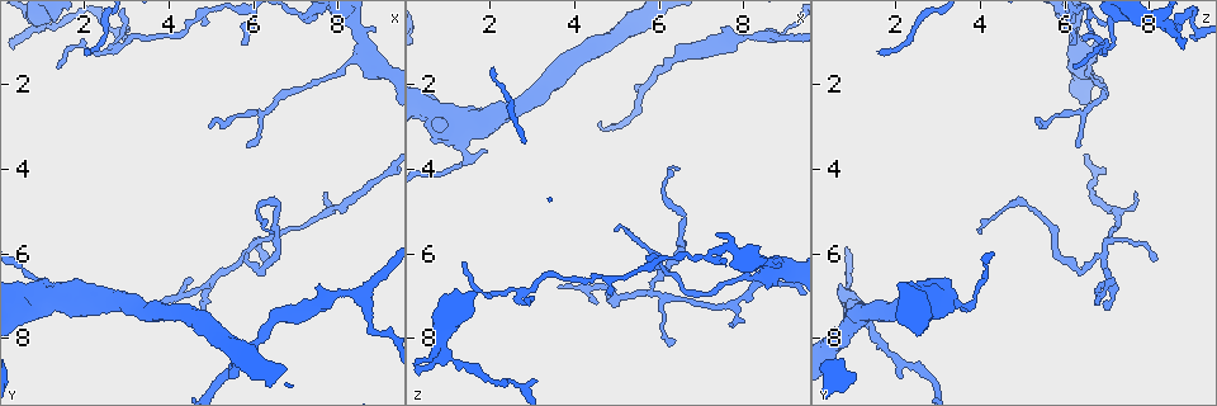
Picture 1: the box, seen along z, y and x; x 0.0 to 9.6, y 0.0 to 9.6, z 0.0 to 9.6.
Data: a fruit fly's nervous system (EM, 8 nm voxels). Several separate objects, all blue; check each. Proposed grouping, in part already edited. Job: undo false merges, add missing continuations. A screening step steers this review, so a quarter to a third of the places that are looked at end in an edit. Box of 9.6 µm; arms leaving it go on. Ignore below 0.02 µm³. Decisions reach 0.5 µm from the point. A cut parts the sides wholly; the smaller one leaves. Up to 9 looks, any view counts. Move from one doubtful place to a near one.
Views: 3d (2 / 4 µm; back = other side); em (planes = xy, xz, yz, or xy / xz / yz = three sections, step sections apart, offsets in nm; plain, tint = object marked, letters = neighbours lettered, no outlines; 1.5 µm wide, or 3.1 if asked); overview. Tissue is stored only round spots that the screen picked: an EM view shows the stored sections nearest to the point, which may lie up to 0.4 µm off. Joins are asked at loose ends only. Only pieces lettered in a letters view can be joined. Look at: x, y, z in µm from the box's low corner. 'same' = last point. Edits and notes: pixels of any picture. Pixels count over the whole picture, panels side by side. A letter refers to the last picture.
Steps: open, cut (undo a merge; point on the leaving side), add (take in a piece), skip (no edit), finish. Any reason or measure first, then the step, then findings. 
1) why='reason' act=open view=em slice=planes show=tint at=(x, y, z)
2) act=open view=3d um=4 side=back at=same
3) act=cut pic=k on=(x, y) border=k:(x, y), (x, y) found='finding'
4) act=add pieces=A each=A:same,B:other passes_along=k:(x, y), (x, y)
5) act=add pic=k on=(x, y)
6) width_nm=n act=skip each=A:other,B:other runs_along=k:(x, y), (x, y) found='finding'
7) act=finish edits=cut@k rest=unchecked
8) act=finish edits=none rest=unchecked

why='tapers out' act=open view=3d um=2 at=(6.40, 5.50, 3.90)

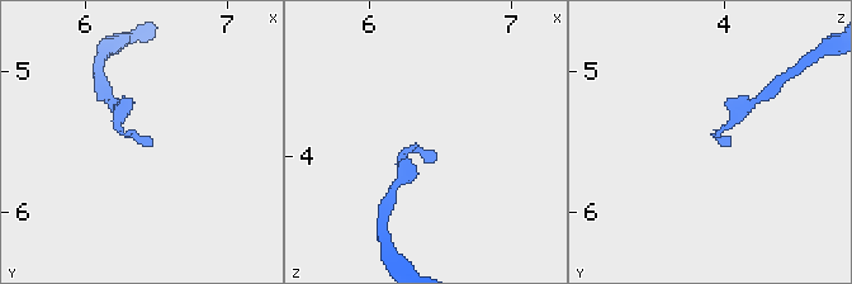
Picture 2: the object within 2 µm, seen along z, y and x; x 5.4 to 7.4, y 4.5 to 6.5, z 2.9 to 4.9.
why='need the tissue' act=open view=em slice=xz step=4 show=tint at=(6.46, 5.50, 3.94)

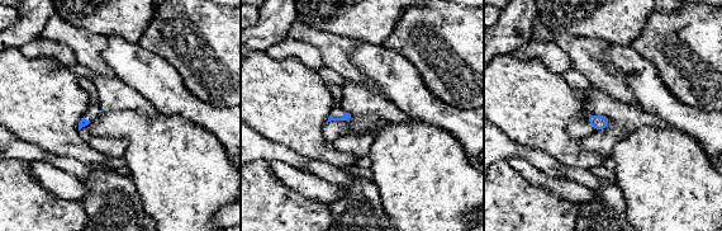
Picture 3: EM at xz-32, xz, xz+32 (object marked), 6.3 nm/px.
why='cut it another way' act=open view=em slice=planes show=letters at=same

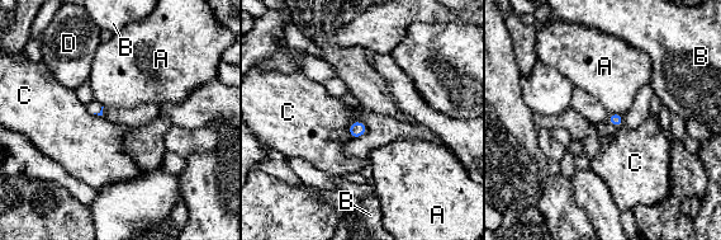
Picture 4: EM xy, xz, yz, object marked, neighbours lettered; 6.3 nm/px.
act=skip each=A:other,B:other,C:other,D:other found='none of them fits'

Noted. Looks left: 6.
why='thin end' act=open view=3d um=2 at=(5.80, 1.05, 6.15)

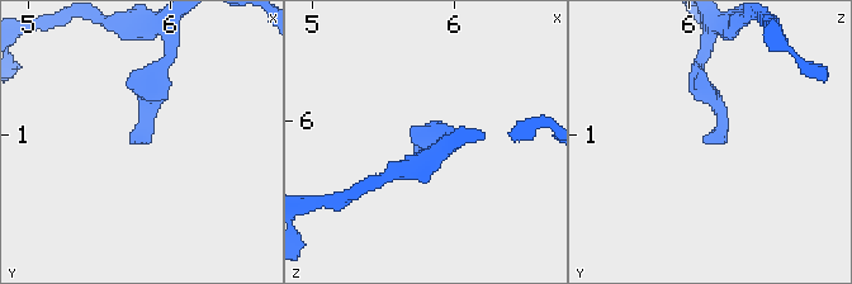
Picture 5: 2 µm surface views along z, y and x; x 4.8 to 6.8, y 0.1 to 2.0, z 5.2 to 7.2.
act=open view=em slice=xy step=8 show=letters at=(5.84, 1.10, 6.16)

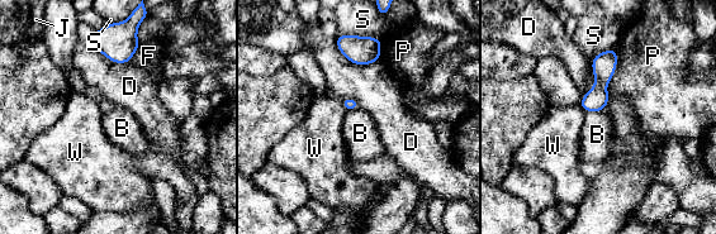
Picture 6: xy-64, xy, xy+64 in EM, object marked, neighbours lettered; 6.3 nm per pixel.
act=skip each=B:other,D:other,F:other,J:other,P:other,S:other,W:other border=6:(602, 110), (588, 110), (586, 113) found='none of them fits'

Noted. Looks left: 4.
why='thick end' act=open view=em slice=xz step=4 show=tint at=(8.60, 1.00, 6.75)

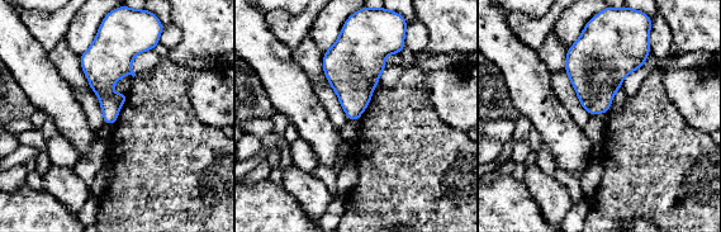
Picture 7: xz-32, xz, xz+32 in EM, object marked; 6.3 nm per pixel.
why='cut it another way' act=open view=em slice=planes show=letters at=same

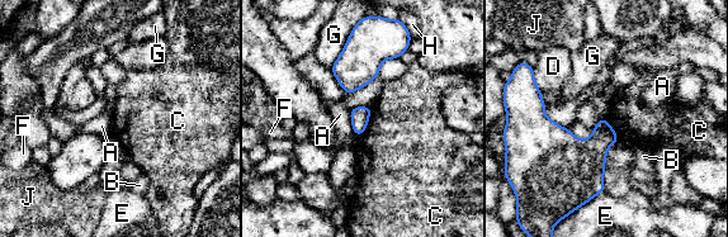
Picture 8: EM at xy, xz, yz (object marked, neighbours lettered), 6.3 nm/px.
longest_contact=G:260nm act=skip each=A:other,B:other,C:other,D:other,E:other,F:other,G:other,H:other,J:other found='no lettered piece goes on from it'

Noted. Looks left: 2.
act=finish edits=none rest=unchecked

